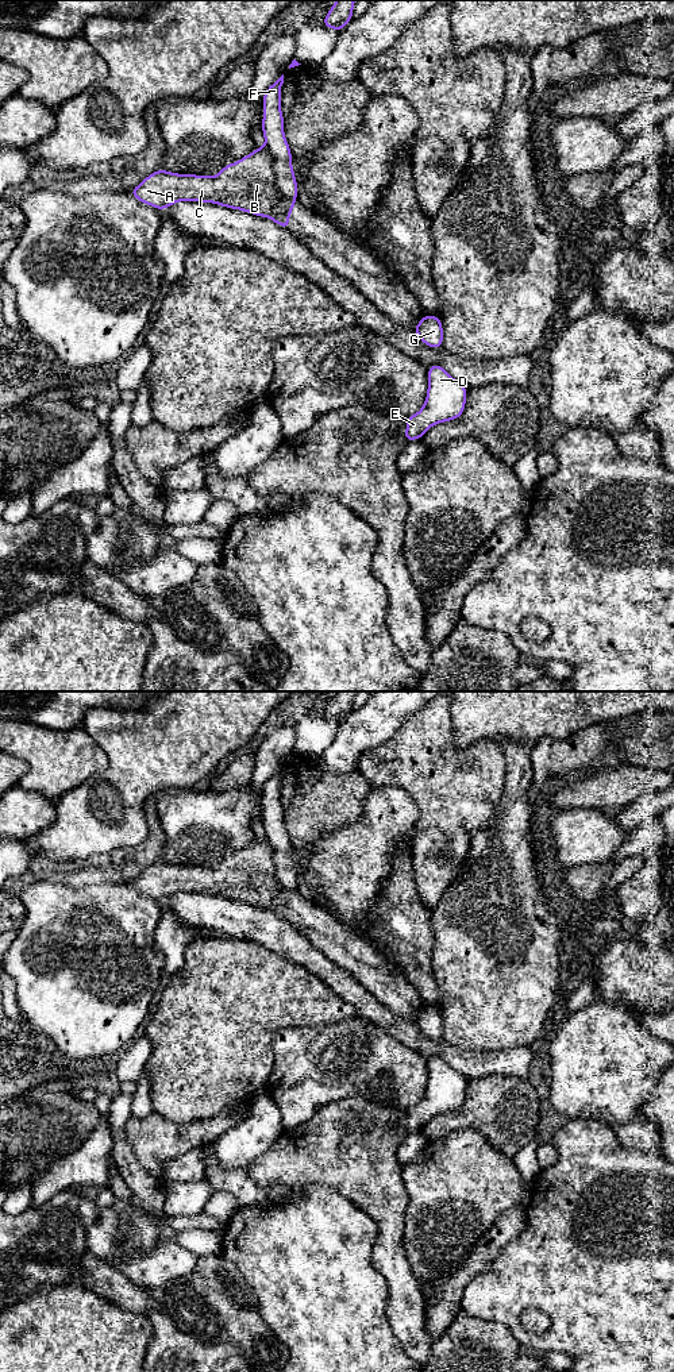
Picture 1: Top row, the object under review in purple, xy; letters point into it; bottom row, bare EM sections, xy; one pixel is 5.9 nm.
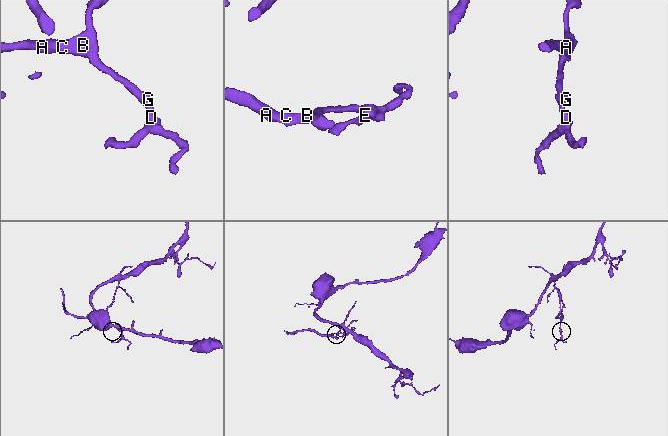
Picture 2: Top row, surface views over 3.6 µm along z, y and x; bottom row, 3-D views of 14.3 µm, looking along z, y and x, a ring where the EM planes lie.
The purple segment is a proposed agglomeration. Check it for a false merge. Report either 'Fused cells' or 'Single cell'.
Fused cells

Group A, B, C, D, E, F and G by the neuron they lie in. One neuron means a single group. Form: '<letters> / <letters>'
A B C / D E F G

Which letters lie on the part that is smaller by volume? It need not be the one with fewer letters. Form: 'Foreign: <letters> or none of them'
Foreign: A, B, C

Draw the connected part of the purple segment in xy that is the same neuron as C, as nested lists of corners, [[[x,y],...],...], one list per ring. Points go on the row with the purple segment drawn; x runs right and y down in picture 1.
[[[258,147],[242,159],[222,167],[215,177],[178,174],[159,169],[147,176],[130,193],[138,201],[161,211],[178,201],[212,203],[271,219],[278,226],[289,230],[289,216],[294,201],[285,200],[278,192],[273,165],[274,158],[270,151],[266,147]]]

